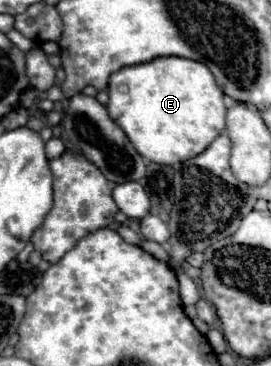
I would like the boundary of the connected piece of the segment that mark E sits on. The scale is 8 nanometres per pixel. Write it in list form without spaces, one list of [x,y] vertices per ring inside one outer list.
[[[168,56],[126,66],[110,76],[108,114],[126,132],[136,152],[150,162],[172,166],[204,152],[224,130],[224,92],[206,64]]]

